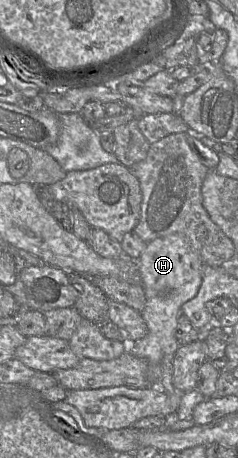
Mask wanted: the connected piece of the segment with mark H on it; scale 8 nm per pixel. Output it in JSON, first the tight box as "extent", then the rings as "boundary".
{"extent":[127,234,204,366],"boundary":[[[176,234],[147,243],[137,263],[146,298],[140,314],[148,331],[142,339],[127,344],[134,356],[145,359],[150,366],[159,366],[164,355],[175,355],[180,346],[175,336],[177,319],[182,314],[182,305],[198,293],[204,266],[186,238]]]}

